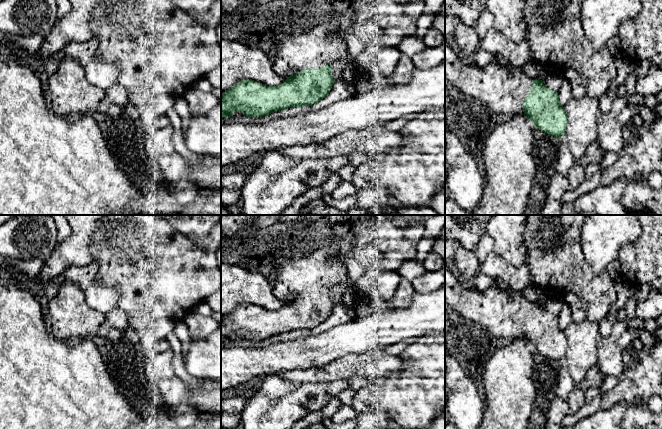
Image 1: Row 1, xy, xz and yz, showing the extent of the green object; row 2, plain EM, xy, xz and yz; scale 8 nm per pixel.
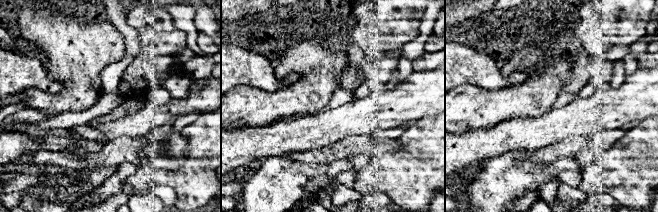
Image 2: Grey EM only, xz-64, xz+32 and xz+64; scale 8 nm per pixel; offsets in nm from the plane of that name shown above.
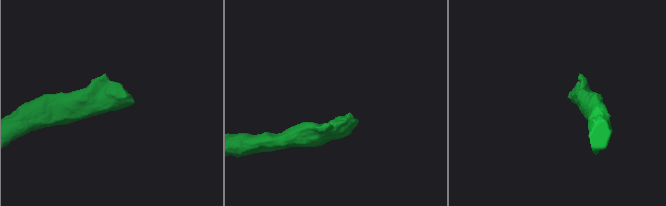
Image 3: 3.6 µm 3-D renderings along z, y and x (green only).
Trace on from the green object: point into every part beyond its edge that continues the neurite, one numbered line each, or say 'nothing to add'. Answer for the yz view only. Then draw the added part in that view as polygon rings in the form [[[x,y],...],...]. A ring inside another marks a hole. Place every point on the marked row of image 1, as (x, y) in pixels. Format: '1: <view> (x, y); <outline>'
1: yz (503, 91); [[[445,42],[445,81],[472,99],[478,99],[497,114],[508,117],[523,112],[522,103],[530,91],[534,78],[528,76],[521,67],[514,67],[508,71],[495,61],[486,68],[479,69],[474,64],[467,64],[461,60],[452,48]]]

